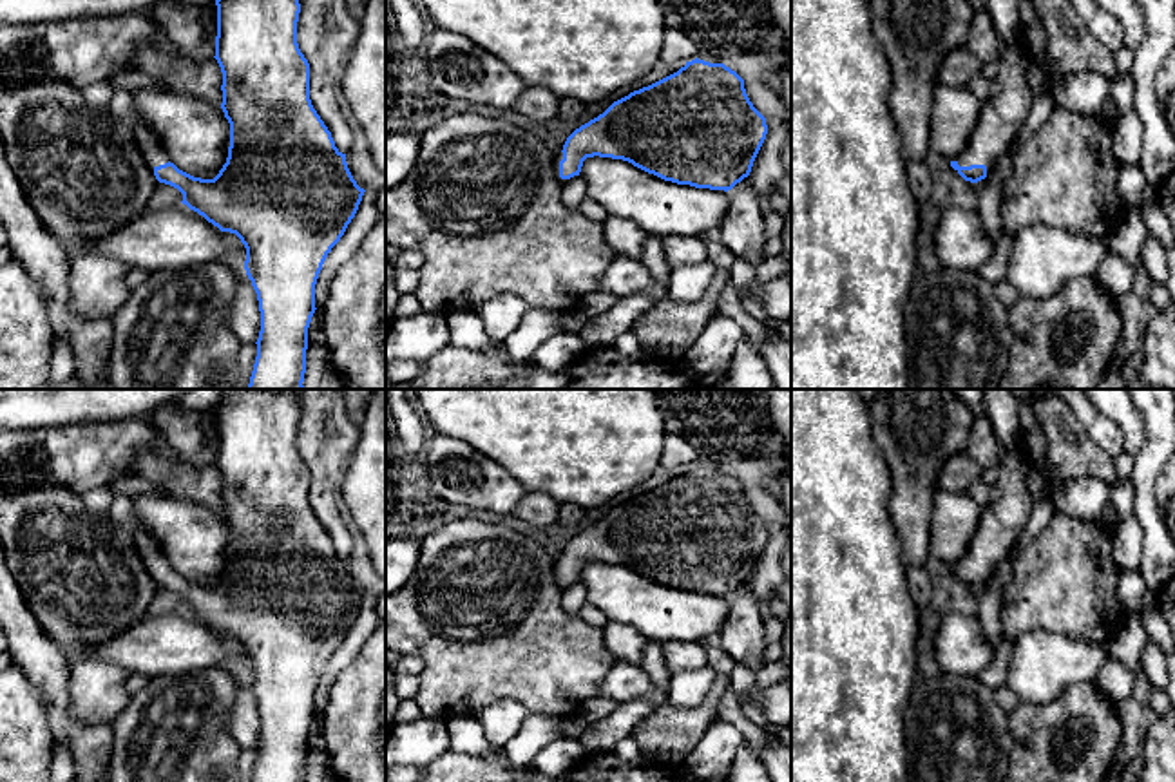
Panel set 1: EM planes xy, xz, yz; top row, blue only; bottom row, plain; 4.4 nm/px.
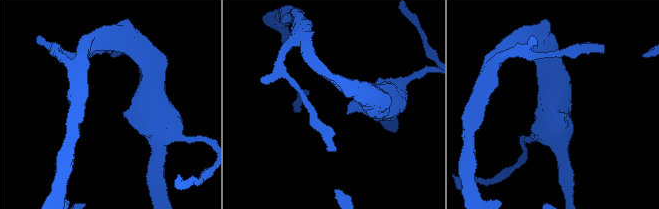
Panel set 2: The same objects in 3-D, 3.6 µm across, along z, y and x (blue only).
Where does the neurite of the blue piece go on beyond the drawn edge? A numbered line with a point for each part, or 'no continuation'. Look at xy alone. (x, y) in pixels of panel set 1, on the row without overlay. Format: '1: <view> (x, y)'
1: xy (147, 545)

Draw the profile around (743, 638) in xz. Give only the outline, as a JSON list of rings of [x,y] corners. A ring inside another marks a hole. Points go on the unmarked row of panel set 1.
[[[744,583],[728,596],[730,610],[717,635],[719,646],[737,663],[753,672],[764,666],[764,617],[751,588]]]

